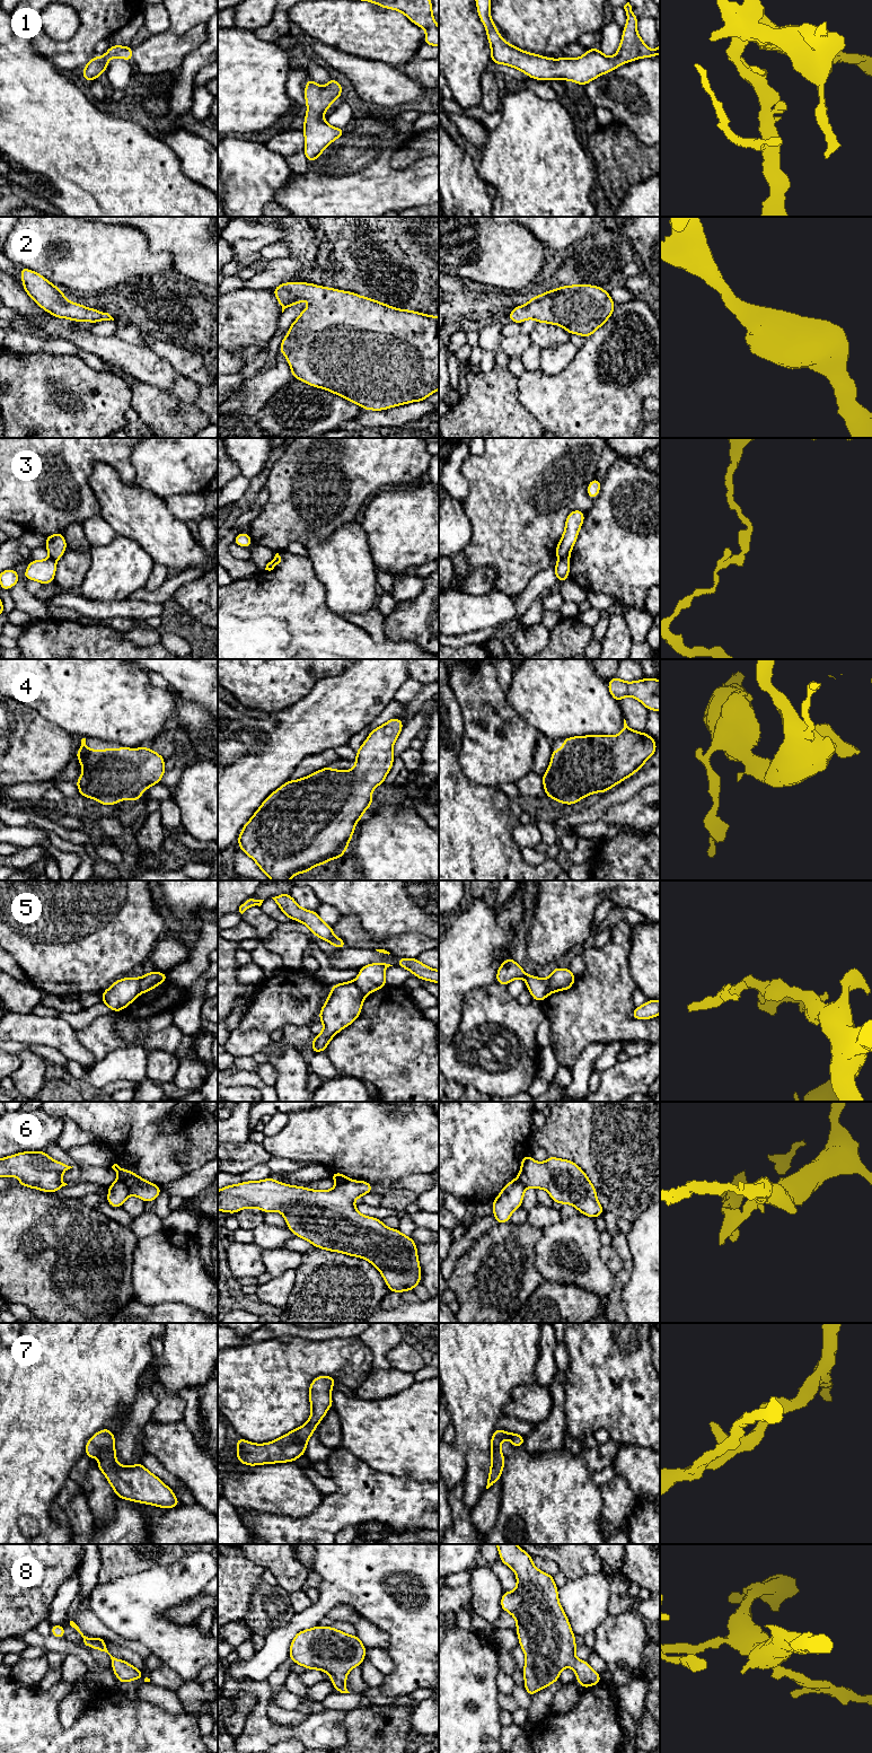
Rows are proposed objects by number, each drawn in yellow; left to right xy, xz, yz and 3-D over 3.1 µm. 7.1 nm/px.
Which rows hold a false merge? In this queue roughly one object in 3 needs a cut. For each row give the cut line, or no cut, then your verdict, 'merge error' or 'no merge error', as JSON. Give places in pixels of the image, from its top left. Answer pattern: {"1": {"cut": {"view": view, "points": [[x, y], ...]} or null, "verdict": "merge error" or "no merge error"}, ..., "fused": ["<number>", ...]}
{"1": {"cut": null, "verdict": "no merge error"}, "2": {"cut": null, "verdict": "no merge error"}, "3": {"cut": {"view": "yz", "points": [[569, 555], [560, 559]]}, "verdict": "merge error"}, "4": {"cut": null, "verdict": "no merge error"}, "5": {"cut": {"view": "xy", "points": [[141, 978], [139, 992]]}, "verdict": "merge error"}, "6": {"cut": {"view": "xy", "points": [[116, 1180], [121, 1181], [132, 1193]]}, "verdict": "merge error"}, "7": {"cut": null, "verdict": "no merge error"}, "8": {"cut": null, "verdict": "no merge error"}, "fused": ["3", "5", "6"]}

